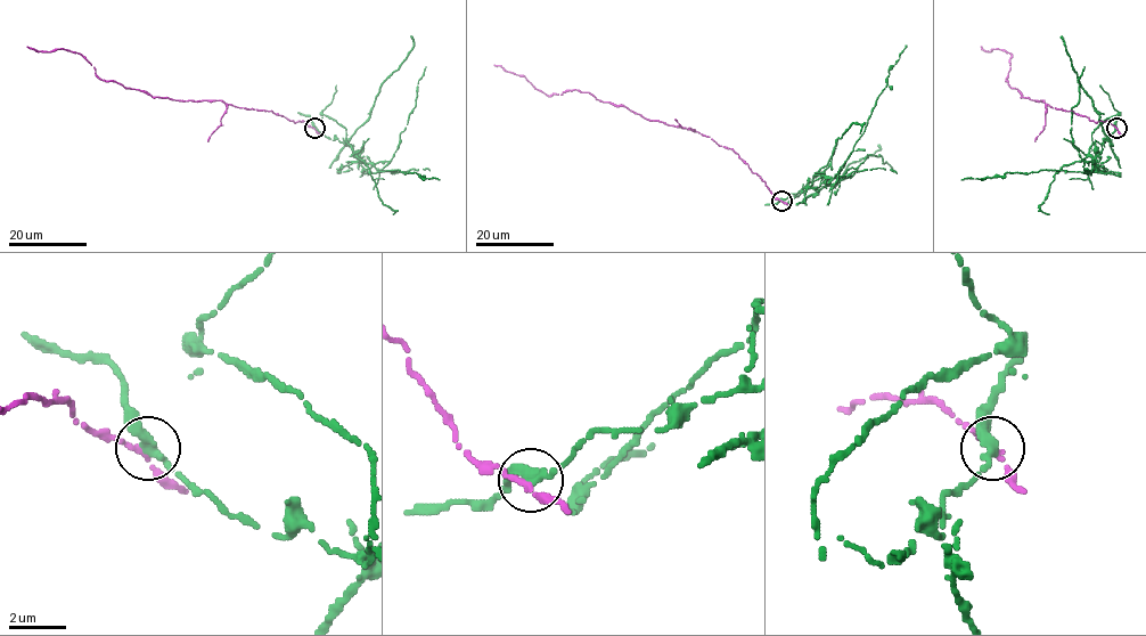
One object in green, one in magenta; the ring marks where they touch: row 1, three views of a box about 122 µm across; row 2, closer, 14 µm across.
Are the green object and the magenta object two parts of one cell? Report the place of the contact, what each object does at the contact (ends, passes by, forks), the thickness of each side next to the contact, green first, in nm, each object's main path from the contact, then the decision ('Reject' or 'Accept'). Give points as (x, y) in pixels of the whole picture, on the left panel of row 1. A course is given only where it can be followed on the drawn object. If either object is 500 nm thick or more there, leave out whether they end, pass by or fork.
Place: (314, 128). At the ring green passes by. At the ring magenta passes by. Thickness 360 nm (green) against 180 nm. Course of green: (314, 128), (333, 140), (344, 144), (346, 140), (367, 171), (398, 170), (440, 179). Course of magenta: (314, 128), (271, 111), (247, 109), (221, 100), (152, 97), (101, 80), (82, 55), (26, 47). Reject

